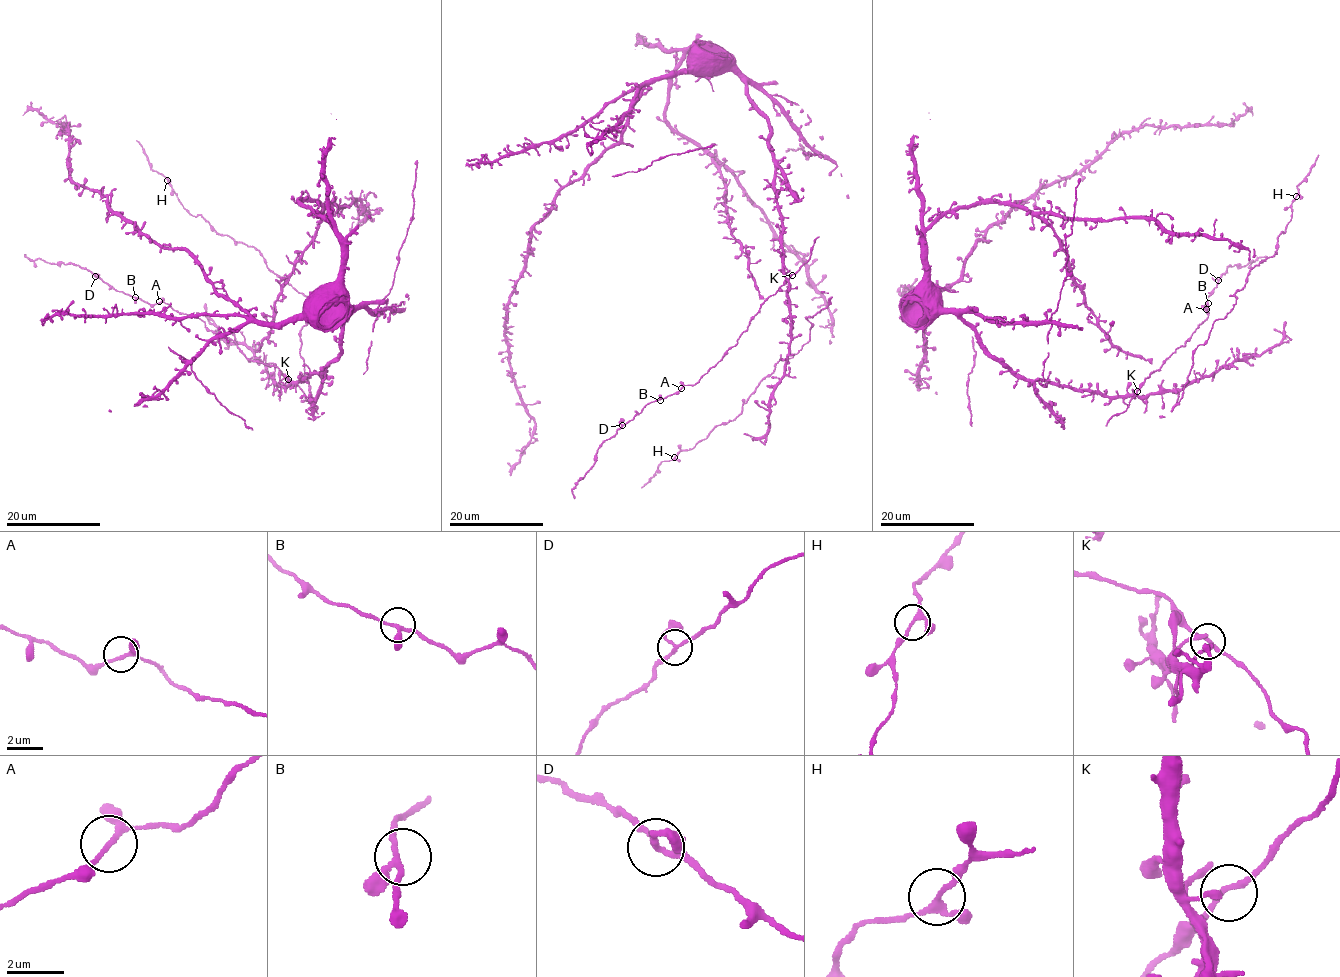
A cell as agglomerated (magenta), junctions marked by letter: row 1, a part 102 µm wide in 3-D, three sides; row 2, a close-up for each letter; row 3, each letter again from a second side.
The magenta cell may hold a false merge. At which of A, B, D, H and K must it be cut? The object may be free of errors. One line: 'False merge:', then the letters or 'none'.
False merge: none

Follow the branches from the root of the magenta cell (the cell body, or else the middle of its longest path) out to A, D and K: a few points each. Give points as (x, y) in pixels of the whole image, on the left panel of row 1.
A: (344, 324), (341, 350), (323, 372), (287, 386), (278, 384), (288, 378), (275, 366), (159, 301)
D: (344, 324), (341, 350), (323, 372), (278, 384), (288, 378), (280, 370), (247, 358), (200, 319), (94, 276)
K: (344, 324), (338, 345), (341, 350), (323, 372), (308, 374), (287, 386), (278, 384), (288, 379)

